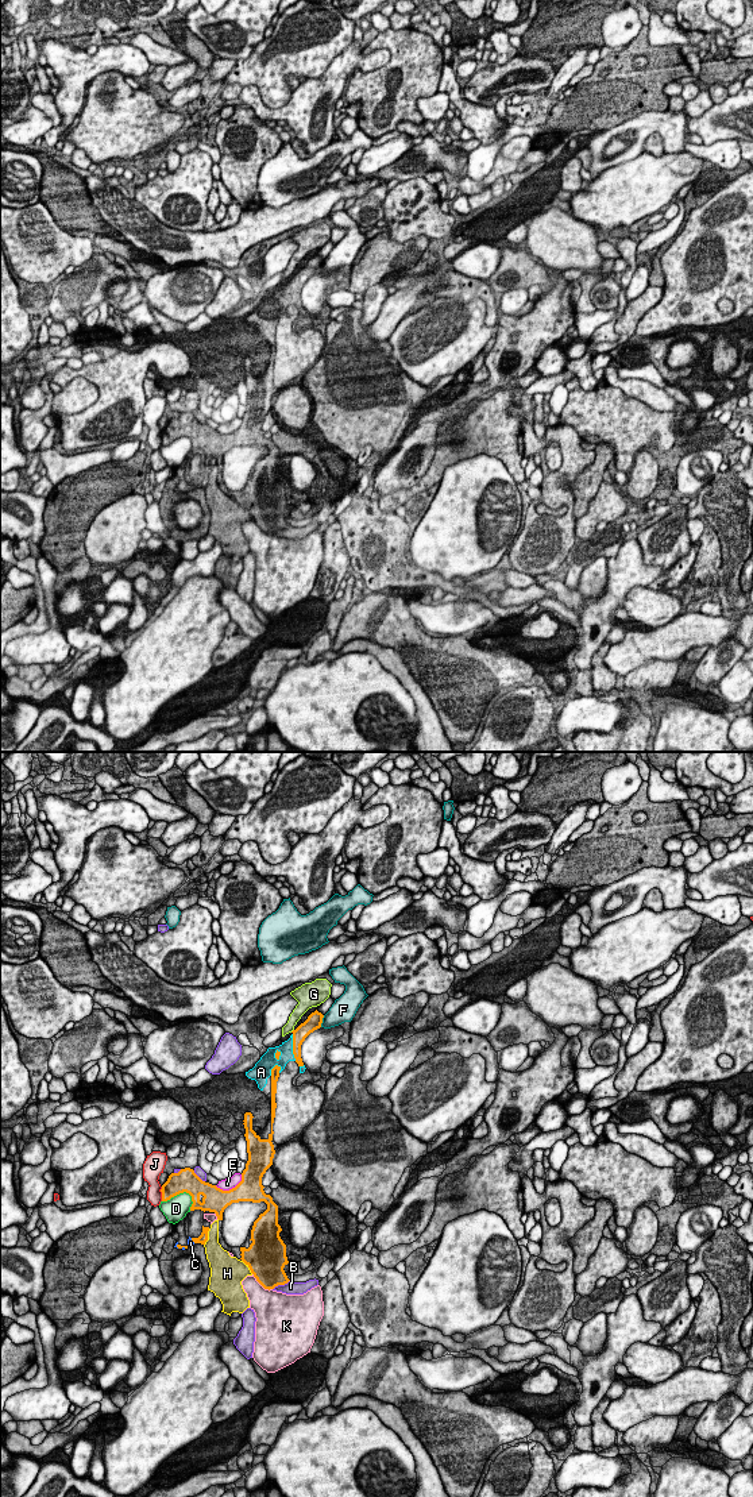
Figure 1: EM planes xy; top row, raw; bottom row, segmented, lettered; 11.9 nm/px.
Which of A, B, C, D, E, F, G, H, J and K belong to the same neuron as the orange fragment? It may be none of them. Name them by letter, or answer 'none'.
A, C

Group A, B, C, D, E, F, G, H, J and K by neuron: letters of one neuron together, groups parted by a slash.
A C / B / D / E / F / G / H / J / K

